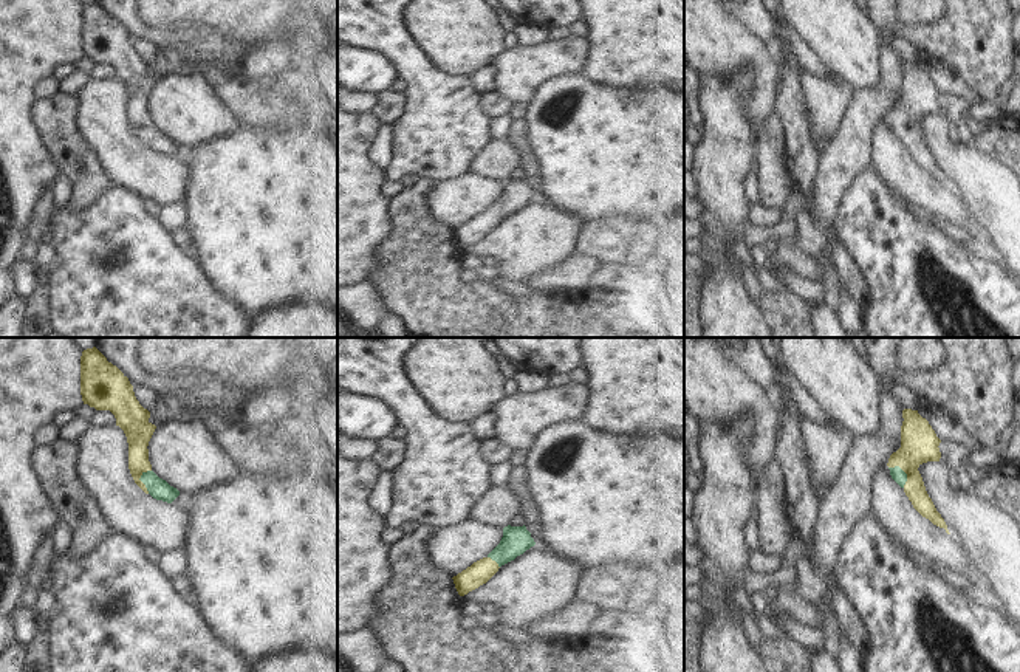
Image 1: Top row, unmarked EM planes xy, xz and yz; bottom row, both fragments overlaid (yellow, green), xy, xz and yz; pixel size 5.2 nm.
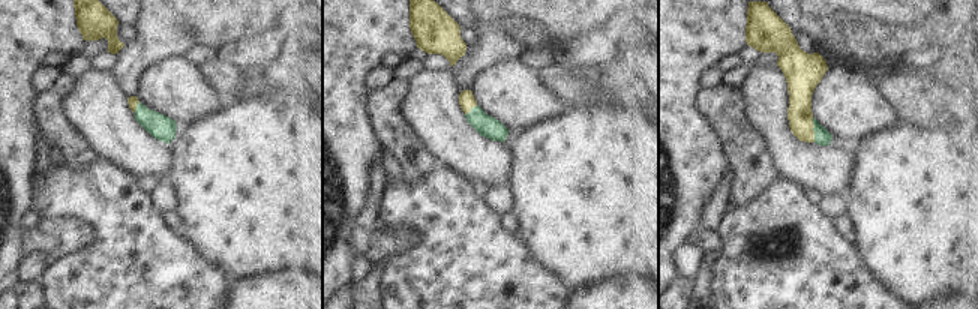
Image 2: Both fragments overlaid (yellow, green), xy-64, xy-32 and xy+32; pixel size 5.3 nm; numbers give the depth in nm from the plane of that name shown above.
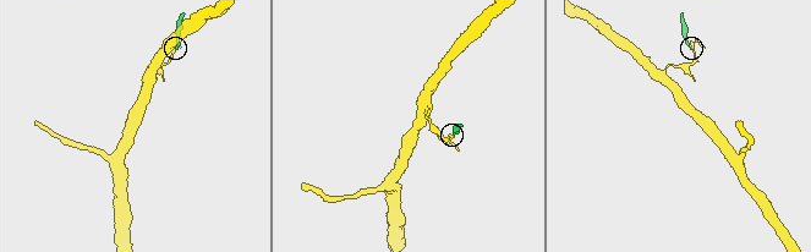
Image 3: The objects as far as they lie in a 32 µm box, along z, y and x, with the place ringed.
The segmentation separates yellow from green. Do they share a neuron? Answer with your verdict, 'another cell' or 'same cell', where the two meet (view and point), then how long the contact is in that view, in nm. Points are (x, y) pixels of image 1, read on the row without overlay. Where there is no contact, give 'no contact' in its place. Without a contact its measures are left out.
same cell; meets yellow in yz at (904, 124); contact 140 nm long

